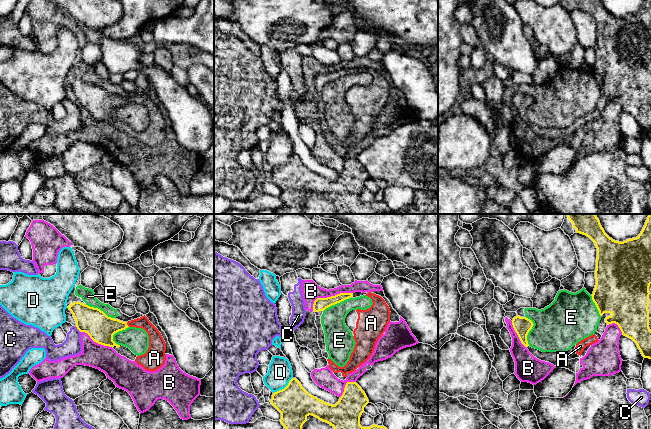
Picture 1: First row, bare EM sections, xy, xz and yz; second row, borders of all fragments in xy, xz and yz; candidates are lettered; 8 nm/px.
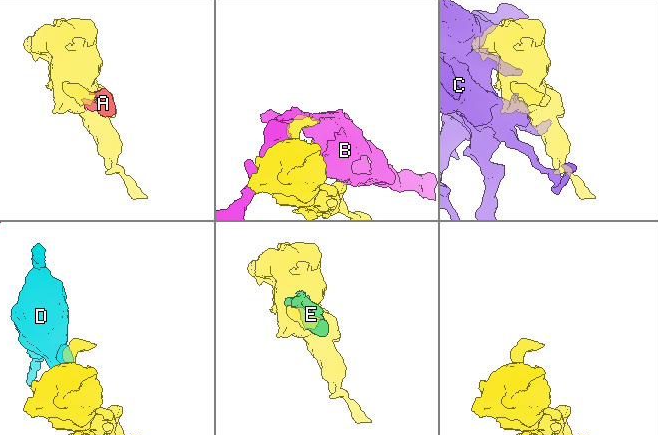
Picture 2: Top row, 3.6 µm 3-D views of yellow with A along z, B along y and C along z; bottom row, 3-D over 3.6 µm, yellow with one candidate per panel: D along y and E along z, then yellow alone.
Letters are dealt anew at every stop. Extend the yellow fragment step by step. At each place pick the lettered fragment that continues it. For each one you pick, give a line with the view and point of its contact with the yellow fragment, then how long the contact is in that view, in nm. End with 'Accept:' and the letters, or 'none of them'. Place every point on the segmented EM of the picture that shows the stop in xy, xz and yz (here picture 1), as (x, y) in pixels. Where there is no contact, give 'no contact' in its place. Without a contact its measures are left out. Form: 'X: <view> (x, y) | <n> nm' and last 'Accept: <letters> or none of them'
A: xy (126, 324) | 50 nm
Accept: A

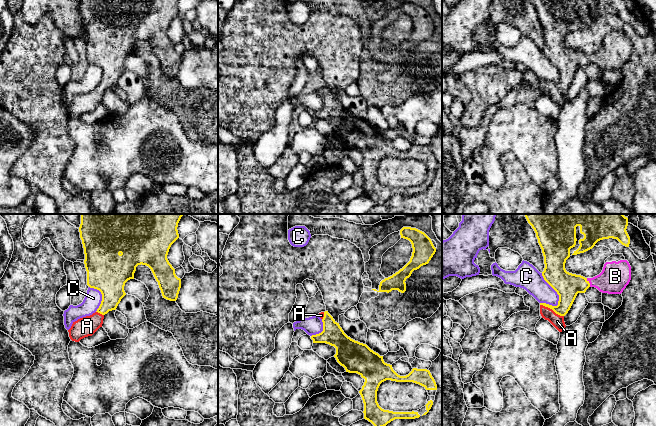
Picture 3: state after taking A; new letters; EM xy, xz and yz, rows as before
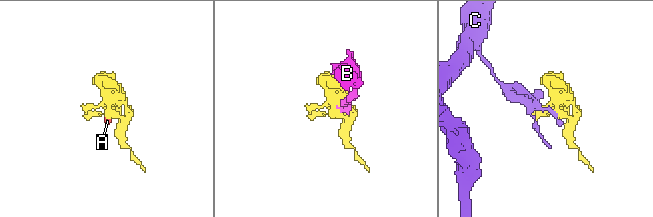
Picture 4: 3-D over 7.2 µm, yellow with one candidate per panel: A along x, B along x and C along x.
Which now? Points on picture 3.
A: yz (552, 309) | 220 nm
B: yz (588, 282) | 80 nm
Accept: A, B

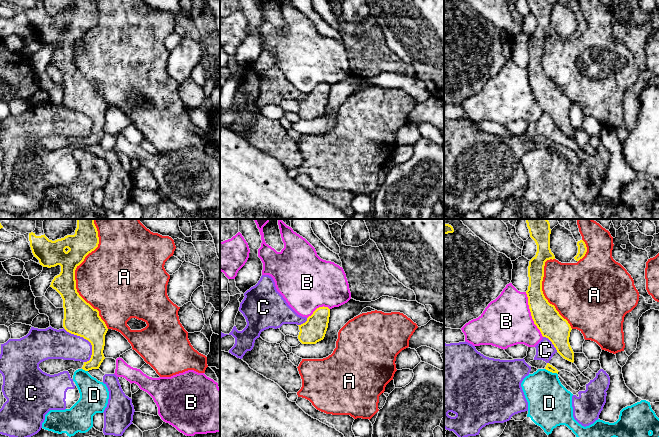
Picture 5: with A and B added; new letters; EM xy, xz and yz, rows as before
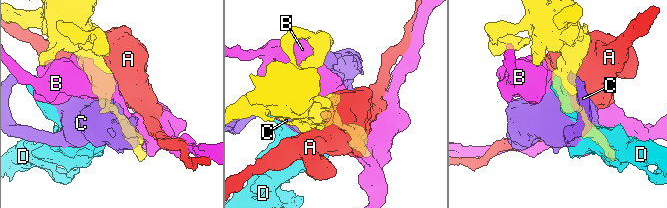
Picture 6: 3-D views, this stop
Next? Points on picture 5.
Accept: none of them

